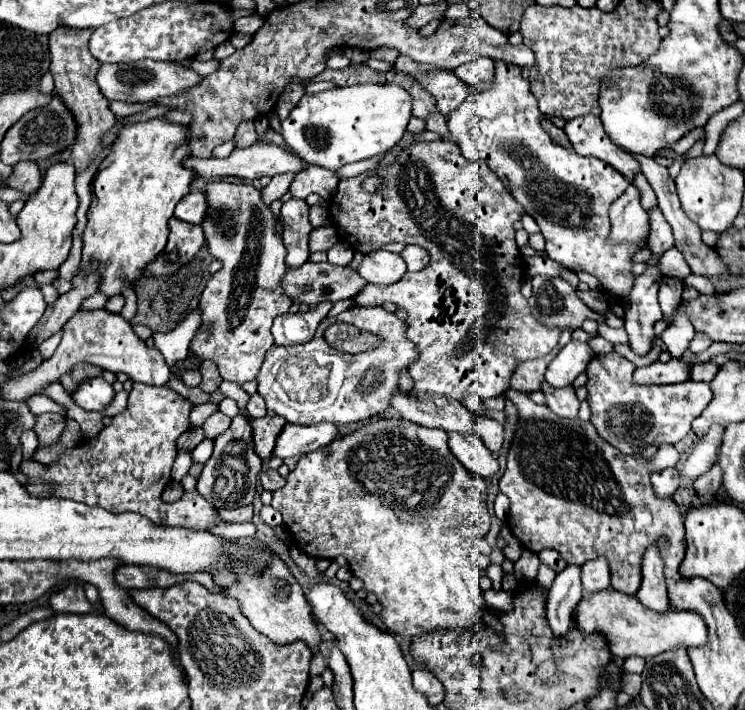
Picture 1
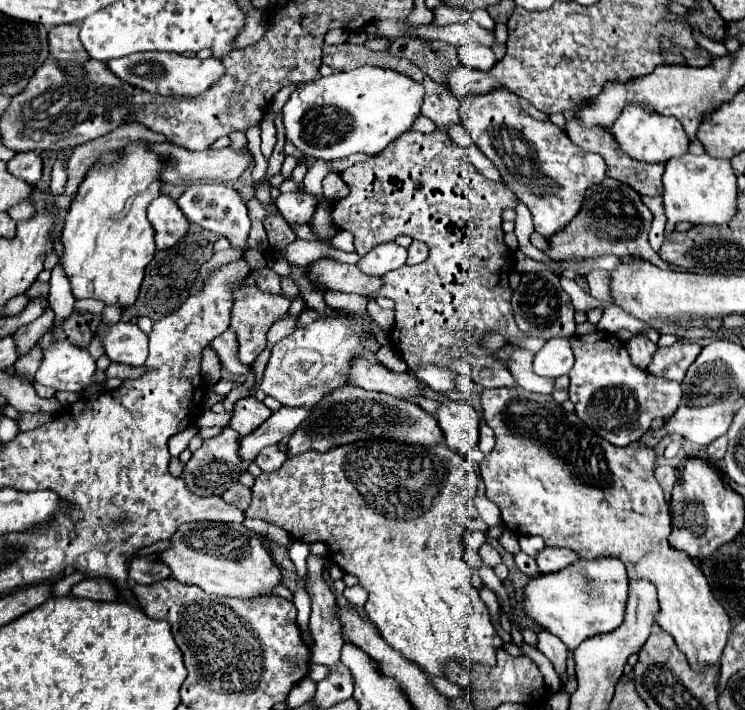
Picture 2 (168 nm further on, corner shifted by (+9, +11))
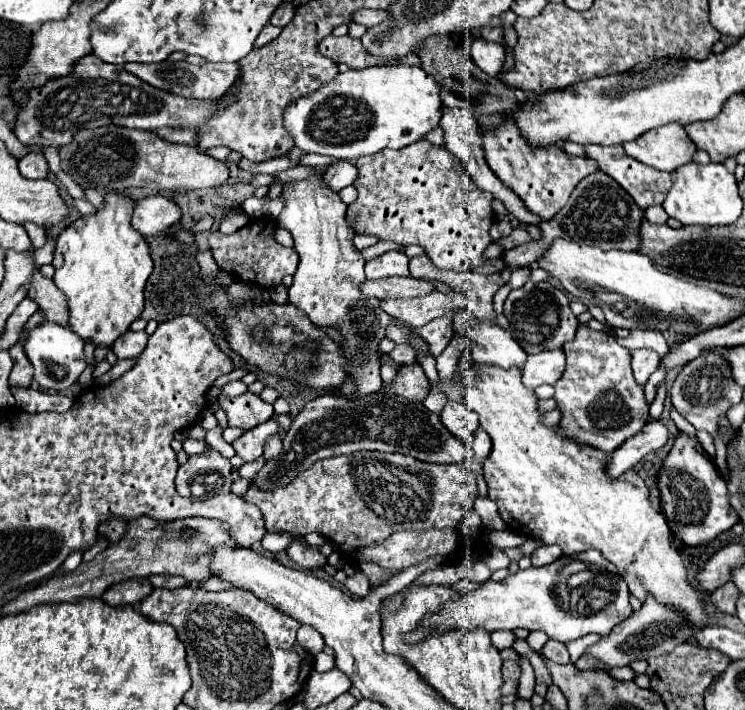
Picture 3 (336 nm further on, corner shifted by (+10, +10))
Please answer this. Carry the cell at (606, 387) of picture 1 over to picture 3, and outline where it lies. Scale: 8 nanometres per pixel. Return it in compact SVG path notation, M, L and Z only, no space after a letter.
M578 325L574 341L562 347L566 369L554 383L554 399L562 413L558 433L578 445L590 445L612 453L626 439L634 437L648 421L644 387L634 381L630 369L630 349L622 347L614 335Z

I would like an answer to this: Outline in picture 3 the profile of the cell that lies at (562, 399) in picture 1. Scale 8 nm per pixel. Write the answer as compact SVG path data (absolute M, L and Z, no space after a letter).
M474 315L466 319L466 325L468 325L466 333L470 339L470 353L474 361L500 365L504 369L512 365L524 367L526 353L510 337L510 331L498 327L492 321L482 321Z

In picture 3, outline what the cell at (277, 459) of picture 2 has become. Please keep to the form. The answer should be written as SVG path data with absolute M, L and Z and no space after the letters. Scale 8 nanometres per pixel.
M278 435L270 437L270 441L266 441L266 445L264 445L264 457L266 457L266 459L272 459L272 457L276 457L280 451L282 451L282 439L280 439Z

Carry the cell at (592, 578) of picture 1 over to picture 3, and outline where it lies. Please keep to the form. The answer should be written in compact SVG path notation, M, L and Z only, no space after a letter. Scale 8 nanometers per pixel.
M540 545L534 553L532 553L532 565L534 567L542 567L542 565L548 565L552 561L556 561L558 557L562 555L560 547L558 545Z

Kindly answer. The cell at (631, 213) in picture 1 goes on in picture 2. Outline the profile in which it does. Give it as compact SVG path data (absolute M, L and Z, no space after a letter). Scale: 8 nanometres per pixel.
M605 178L601 184L587 190L585 204L577 214L577 218L563 232L551 236L549 240L551 250L547 250L547 256L553 260L565 260L565 258L591 258L591 256L615 254L627 260L633 254L641 254L651 264L659 266L661 256L651 250L647 240L651 220L653 216L649 208L641 202L641 196L633 188L615 178Z

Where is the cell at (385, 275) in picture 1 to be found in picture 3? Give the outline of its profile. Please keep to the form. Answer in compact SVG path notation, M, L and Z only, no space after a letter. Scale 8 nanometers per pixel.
M388 251L366 263L368 279L384 279L394 275L408 275L408 257L402 251Z

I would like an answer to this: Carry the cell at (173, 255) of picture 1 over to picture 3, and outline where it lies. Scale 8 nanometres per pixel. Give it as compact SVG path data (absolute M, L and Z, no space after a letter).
M148 195L134 201L132 227L142 235L160 235L180 219L180 209L172 199L162 195Z

